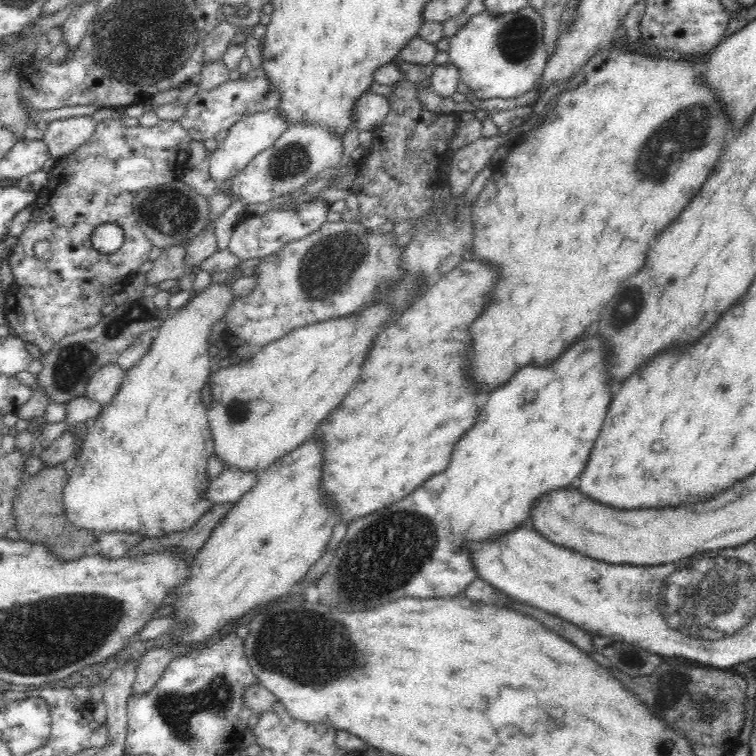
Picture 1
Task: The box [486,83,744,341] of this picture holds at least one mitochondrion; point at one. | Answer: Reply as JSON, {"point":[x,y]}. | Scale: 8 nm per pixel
{"point":[652,166]}

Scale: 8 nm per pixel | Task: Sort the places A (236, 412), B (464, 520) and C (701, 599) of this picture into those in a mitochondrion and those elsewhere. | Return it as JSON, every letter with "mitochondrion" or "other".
{"A":"mitochondrion","B":"other","C":"mitochondrion"}

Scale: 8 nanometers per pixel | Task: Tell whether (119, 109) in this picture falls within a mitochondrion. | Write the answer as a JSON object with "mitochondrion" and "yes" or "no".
{"mitochondrion":"no"}

